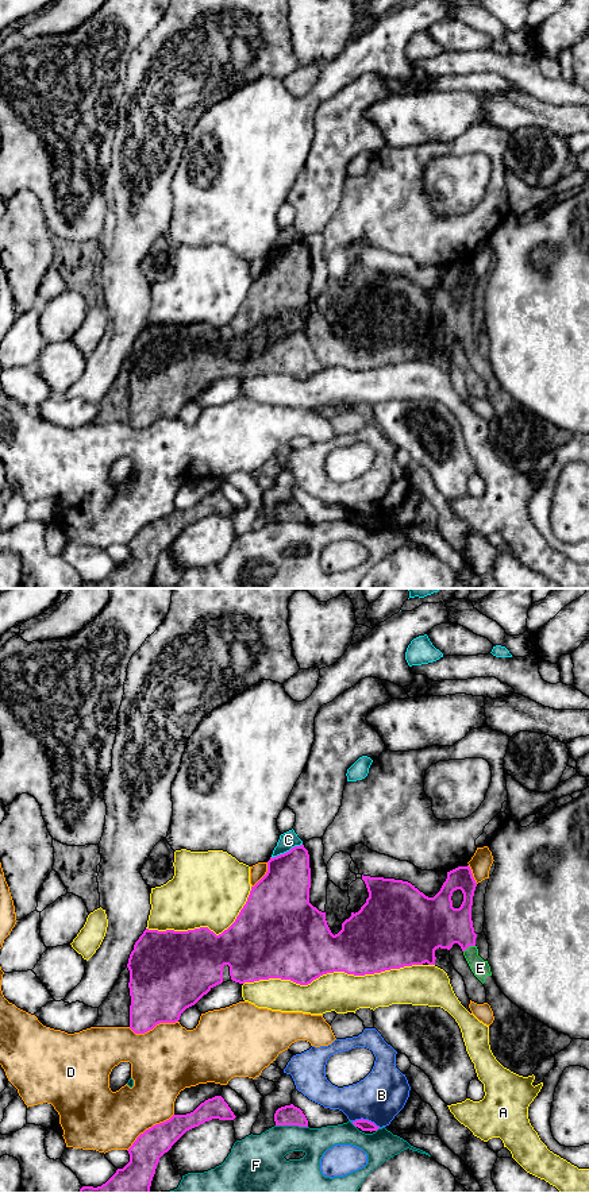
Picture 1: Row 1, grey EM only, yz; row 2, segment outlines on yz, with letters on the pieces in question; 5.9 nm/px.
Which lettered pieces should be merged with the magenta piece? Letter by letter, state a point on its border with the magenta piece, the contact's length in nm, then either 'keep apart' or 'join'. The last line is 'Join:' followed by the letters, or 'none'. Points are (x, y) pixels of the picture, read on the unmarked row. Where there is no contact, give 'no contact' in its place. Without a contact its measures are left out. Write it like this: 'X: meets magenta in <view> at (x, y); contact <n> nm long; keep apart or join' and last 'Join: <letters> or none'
A: meets magenta in yz at (333, 367); contact 1050 nm long; keep apart
B: meets magenta in yz at (366, 516); contact 170 nm long; keep apart
C: meets magenta in yz at (287, 247); contact 200 nm long; keep apart
D: meets magenta in yz at (149, 524); contact 360 nm long; keep apart
E: meets magenta in yz at (469, 340); contact 80 nm long; join
F: meets magenta in yz at (292, 520); contact 190 nm long; keep apart
Join: E

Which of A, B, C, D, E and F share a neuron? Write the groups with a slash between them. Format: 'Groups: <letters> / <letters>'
Groups: A / B / C / D / E / F

